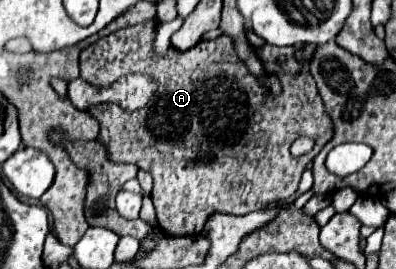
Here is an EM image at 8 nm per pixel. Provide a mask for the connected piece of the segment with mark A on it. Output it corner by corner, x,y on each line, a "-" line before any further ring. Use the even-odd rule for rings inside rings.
147,21
141,25
125,27
89,45
81,53
81,77
97,89
111,85
127,73
145,73
157,81
157,91
139,111
127,113
119,109
119,105
99,103
91,105
87,113
99,121
101,131
97,141
105,143
107,155
113,163
133,163
153,175
151,199
157,211
159,227
167,235
197,235
201,233
207,217
213,213
243,215
291,197
297,191
301,173
305,171
307,163
311,163
321,147
333,137
331,119
323,109
315,81
309,69
299,67
295,61
295,49
273,47
273,63
277,63
279,55
285,57
285,63
281,65
283,95
271,97
269,91
263,89
259,81
249,73
249,69
237,59
233,41
227,35
221,35
213,41
201,41
201,45
195,45
189,51
175,51
171,47
165,57
157,57
153,53
155,27
157,23
-
301,135
315,139
315,147
309,155
293,157
289,153
289,147

